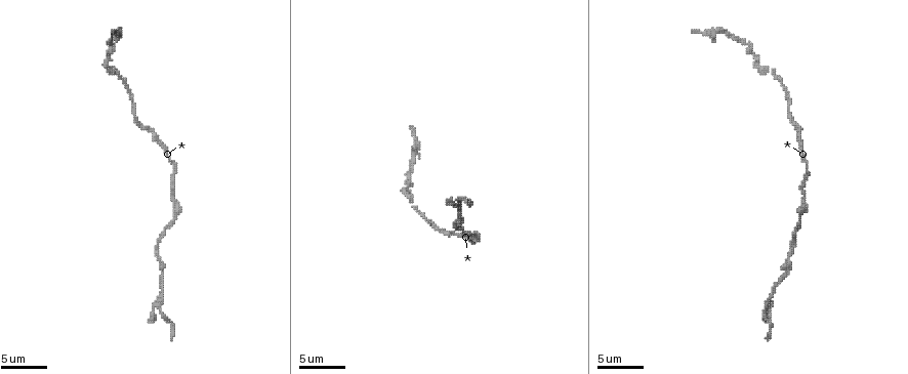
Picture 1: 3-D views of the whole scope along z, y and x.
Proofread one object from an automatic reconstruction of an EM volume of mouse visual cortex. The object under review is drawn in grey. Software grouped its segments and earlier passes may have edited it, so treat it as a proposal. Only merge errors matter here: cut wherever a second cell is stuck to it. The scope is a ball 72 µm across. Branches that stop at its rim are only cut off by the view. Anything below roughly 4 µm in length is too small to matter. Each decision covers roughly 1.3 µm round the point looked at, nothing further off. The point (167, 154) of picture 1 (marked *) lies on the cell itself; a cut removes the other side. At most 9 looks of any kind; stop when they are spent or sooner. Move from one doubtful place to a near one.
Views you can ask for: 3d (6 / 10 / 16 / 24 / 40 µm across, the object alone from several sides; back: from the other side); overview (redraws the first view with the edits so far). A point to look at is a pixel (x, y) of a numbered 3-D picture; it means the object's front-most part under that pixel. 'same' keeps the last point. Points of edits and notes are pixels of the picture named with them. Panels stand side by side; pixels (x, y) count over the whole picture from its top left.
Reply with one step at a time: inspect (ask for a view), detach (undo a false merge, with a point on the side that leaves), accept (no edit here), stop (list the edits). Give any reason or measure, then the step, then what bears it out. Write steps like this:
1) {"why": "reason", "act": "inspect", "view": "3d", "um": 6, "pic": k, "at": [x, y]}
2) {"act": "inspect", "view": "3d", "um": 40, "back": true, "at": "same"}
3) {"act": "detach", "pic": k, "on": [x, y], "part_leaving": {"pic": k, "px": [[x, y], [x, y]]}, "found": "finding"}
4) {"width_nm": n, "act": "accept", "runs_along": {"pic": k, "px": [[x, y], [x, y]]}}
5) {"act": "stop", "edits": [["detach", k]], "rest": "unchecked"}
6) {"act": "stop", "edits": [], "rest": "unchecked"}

{"why": "thick turns thin", "act": "inspect", "view": "3d", "um": 10, "pic": 1, "at": [174, 218]}

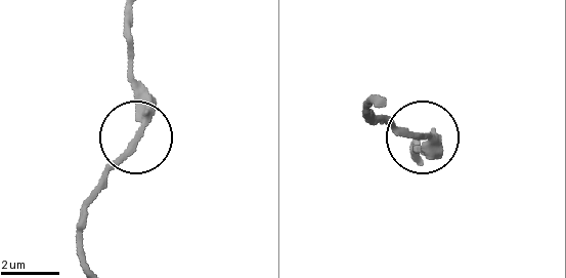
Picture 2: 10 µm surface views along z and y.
{"width_nm": 230, "act": "accept", "runs_along": {"pic": 2, "px": [[421, 157], [421, 137], [398, 134], [379, 117]]}, "found": "one cell here"}

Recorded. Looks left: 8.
{"why": "calibre changes", "act": "inspect", "view": "3d", "um": 6, "pic": 1, "at": [786, 275]}

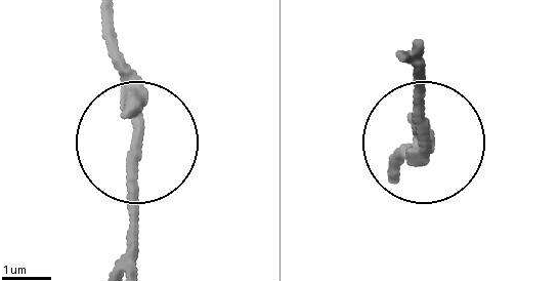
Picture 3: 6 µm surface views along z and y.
{"act": "inspect", "view": "3d", "um": 6, "back": true, "pic": 3, "at": [137, 146]}

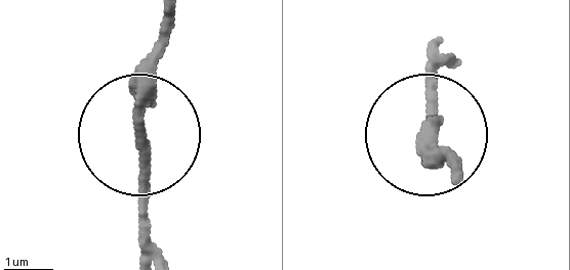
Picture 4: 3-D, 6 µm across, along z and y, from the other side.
{"act": "accept", "runs_along": {"pic": 4, "px": [[164, 15], [139, 125], [139, 231]]}, "found": "one cell here"}

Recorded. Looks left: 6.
{"why": "thick turns thin", "act": "inspect", "view": "3d", "um": 10, "pic": 1, "at": [137, 119]}

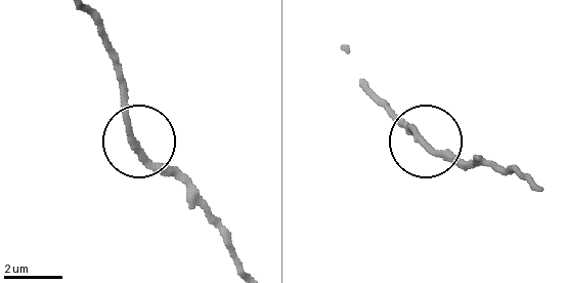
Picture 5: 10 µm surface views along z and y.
{"width_nm": 210, "act": "accept", "runs_along": {"pic": 5, "px": [[232, 251], [225, 225], [132, 136], [123, 107], [123, 65]]}, "found": "all the same cell"}

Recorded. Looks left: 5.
{"act": "inspect", "view": "3d", "um": 10, "pic": 1, "at": [775, 69]}

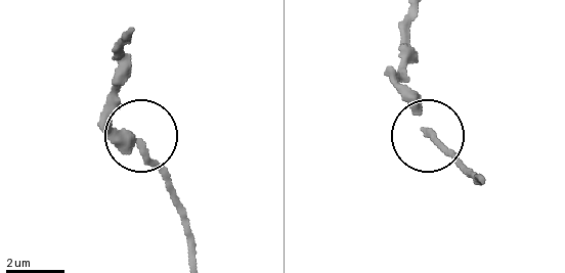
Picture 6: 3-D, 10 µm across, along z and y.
{"act": "accept", "runs_along": {"pic": 6, "px": [[484, 178], [426, 132], [416, 105], [391, 78]]}, "found": "one cell here"}

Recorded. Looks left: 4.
{"act": "stop", "edits": [], "rest": "unchecked"}

